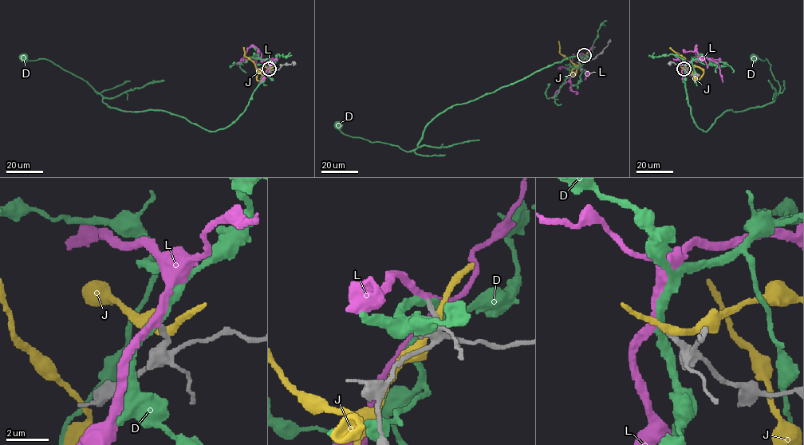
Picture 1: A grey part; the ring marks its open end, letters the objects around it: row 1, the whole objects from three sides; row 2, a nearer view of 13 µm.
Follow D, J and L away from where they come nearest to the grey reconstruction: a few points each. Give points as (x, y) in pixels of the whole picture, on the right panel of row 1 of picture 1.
D: (683, 68), (691, 115), (695, 125), (707, 131), (725, 111), (765, 105), (779, 92), (767, 61), (755, 57)
J: (685, 69), (697, 66), (703, 72), (696, 80), (684, 59), (669, 48)
L: (683, 68), (687, 61), (703, 57), (718, 64), (723, 82)

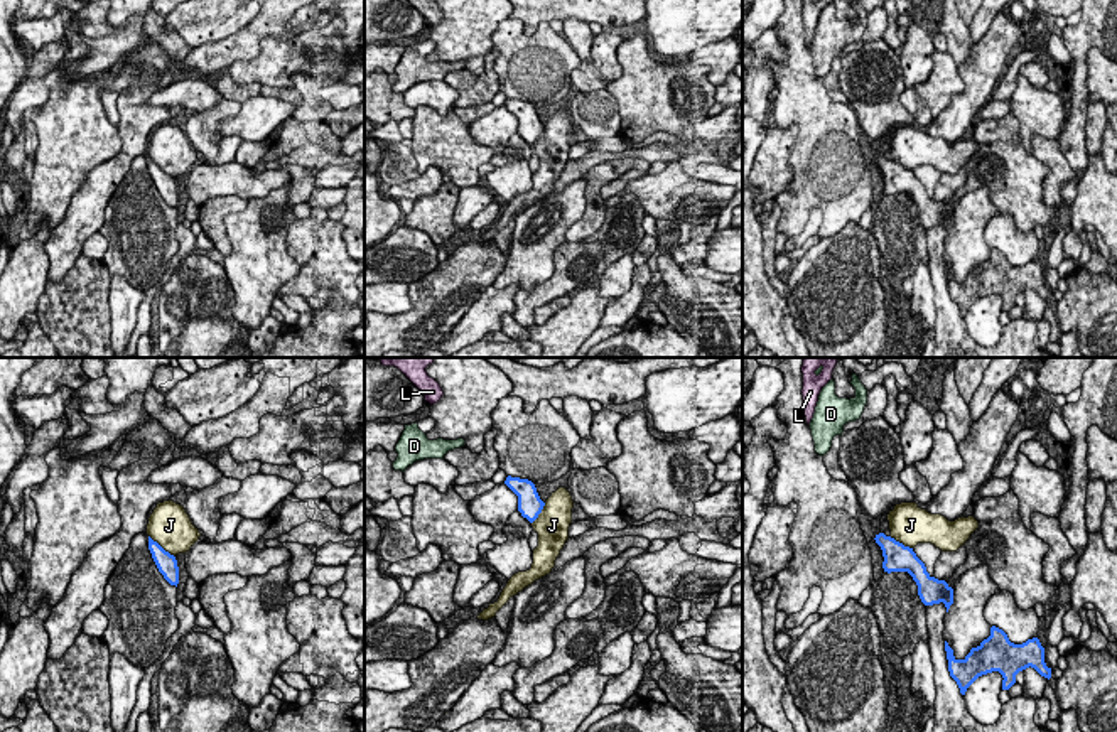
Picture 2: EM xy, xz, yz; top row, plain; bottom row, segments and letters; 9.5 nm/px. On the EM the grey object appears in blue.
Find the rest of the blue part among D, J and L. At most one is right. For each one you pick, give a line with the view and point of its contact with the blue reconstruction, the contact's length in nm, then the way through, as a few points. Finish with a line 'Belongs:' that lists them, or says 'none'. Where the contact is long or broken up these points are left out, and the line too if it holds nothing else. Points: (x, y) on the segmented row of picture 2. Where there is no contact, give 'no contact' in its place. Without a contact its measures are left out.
L: no contact
Belongs: L

